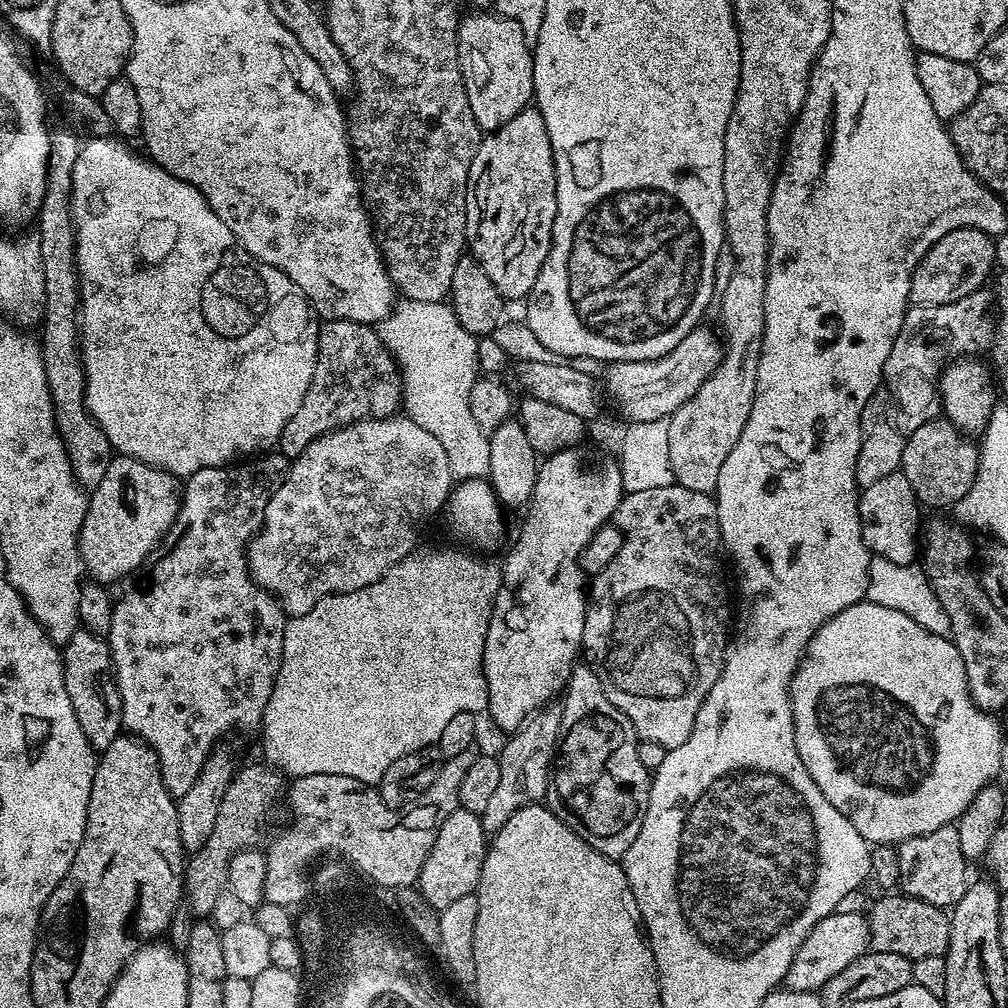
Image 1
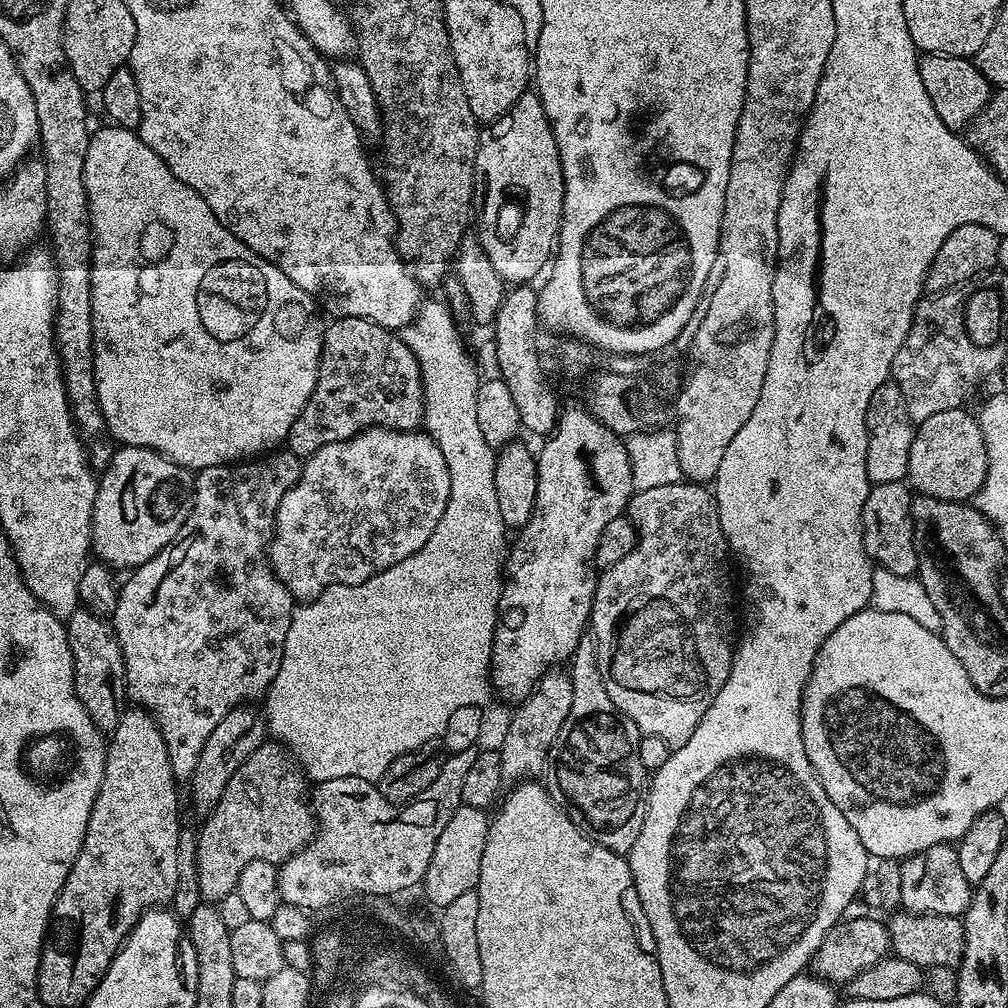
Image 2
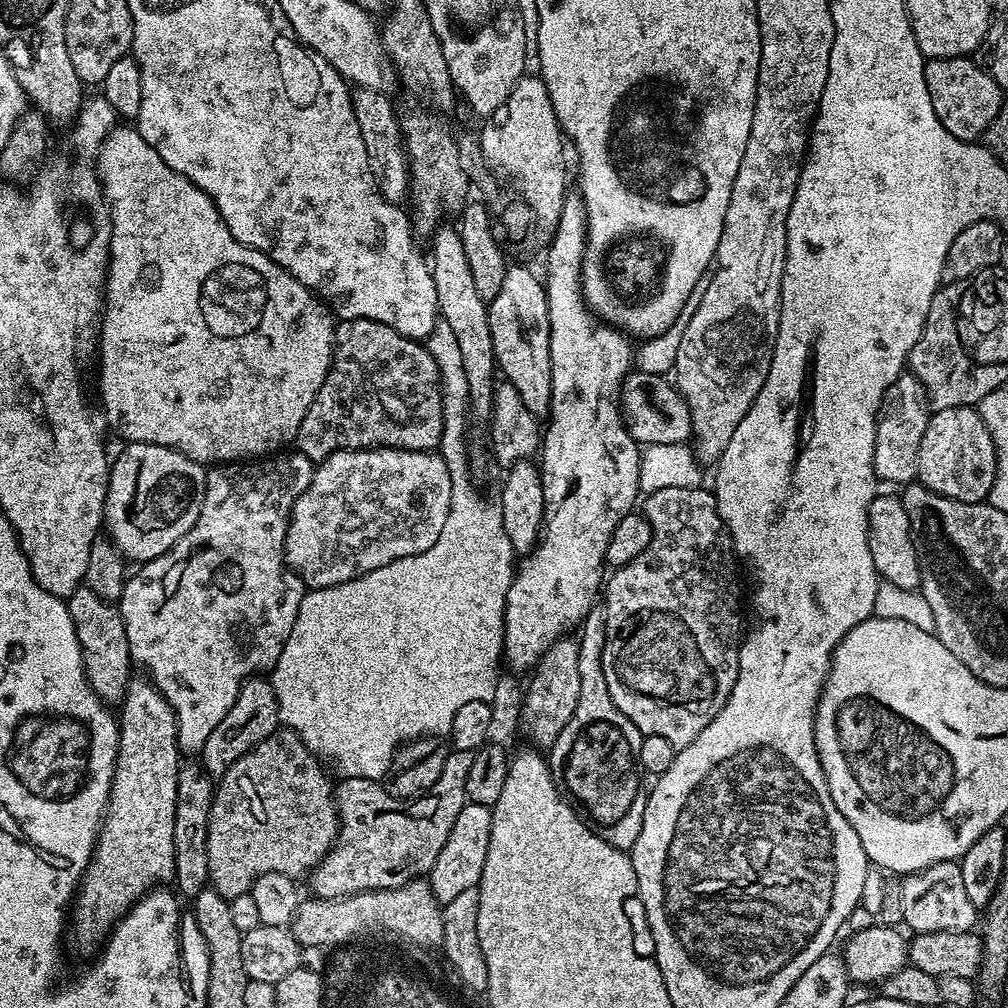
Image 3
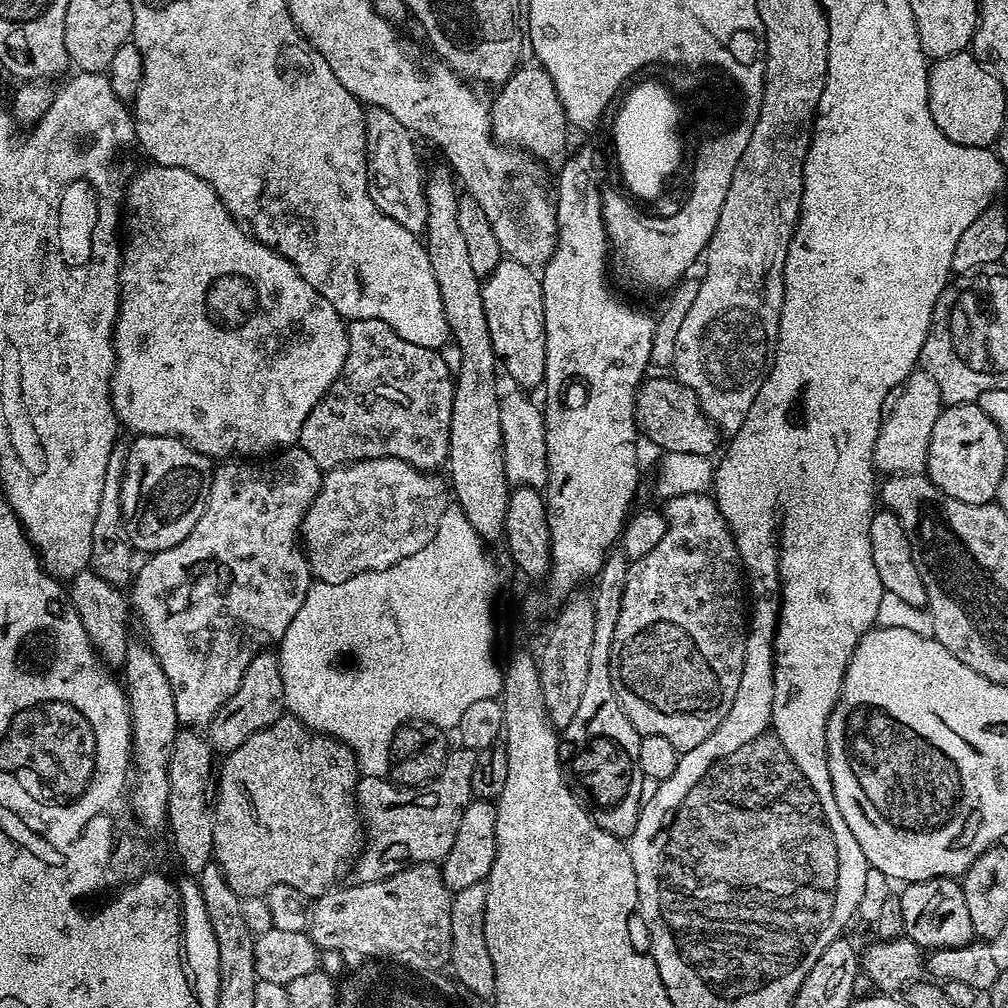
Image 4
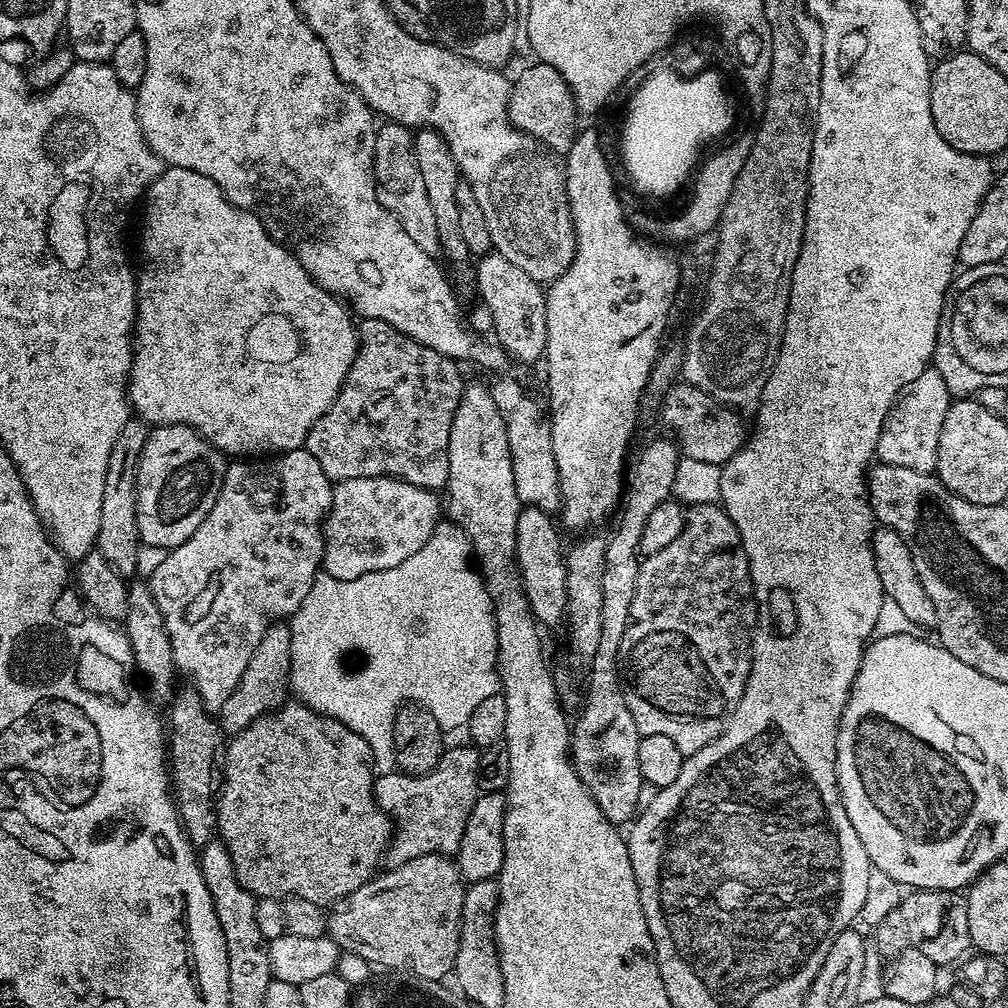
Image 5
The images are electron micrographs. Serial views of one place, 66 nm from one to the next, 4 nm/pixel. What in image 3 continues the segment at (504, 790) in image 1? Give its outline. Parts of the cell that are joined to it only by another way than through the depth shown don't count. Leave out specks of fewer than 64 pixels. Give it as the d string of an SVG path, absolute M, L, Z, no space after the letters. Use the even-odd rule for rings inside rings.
M561 638L541 654L536 663L532 681L524 692L524 709L520 712L520 724L528 735L529 745L540 750L551 749L553 742L562 734L566 722L570 722L570 714L574 714L574 706L578 706L578 646L579 639Z

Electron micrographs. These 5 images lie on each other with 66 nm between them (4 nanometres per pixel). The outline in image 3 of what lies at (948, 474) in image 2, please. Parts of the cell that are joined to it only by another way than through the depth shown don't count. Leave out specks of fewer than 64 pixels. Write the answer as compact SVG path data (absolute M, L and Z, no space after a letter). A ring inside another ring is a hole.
M972 406L937 408L928 417L922 446L918 446L916 480L934 494L967 504L983 504L992 495L996 477L996 447L986 422Z

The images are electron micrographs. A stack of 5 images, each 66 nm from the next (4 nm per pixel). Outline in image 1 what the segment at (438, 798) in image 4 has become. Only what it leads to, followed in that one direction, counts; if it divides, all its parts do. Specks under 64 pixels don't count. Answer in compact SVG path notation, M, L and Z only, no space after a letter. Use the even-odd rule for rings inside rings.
M470 747L462 754L447 757L440 767L440 800L433 804L420 802L407 810L388 807L373 785L342 774L295 777L287 785L286 800L288 796L288 808L296 821L266 848L265 901L286 909L291 909L292 904L303 905L310 896L310 880L304 877L304 871L309 871L310 858L322 851L345 856L362 875L373 880L373 885L385 890L413 887L420 879L422 866L426 866L426 854L430 854L442 822L460 807L458 786L462 786L462 778L477 755L477 749Z

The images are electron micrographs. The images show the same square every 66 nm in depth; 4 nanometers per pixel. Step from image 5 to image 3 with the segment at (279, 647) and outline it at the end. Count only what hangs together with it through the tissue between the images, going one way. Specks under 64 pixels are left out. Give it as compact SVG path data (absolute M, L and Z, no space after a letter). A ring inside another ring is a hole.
M249 678L244 681L240 688L240 697L226 710L226 718L210 730L210 738L206 738L202 753L202 767L209 776L219 778L223 776L225 770L242 754L249 752L254 745L270 738L277 728L281 727L280 715L278 714L278 698L272 689L271 679Z

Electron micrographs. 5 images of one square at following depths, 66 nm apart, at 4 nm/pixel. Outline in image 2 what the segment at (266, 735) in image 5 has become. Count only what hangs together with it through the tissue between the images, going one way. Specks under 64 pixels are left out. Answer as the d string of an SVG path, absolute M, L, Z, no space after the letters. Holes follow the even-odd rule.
M265 742L234 770L234 778L226 782L218 806L207 813L204 825L199 825L196 838L196 865L198 866L198 890L201 901L219 905L226 894L235 892L242 870L255 860L281 865L294 854L298 854L306 845L311 844L316 835L318 821L310 803L310 784L304 775L304 769L279 742Z

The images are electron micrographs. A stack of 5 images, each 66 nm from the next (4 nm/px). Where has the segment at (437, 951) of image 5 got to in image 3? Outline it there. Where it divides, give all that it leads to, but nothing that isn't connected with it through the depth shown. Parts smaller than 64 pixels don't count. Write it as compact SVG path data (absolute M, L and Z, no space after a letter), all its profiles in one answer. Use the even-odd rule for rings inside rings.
M413 878L406 881L401 888L379 888L373 892L344 896L341 900L301 899L290 931L301 948L318 946L325 950L336 950L341 946L351 945L348 943L359 936L389 932L392 936L401 936L408 944L439 949L444 942L443 917L444 909L434 898L427 879Z

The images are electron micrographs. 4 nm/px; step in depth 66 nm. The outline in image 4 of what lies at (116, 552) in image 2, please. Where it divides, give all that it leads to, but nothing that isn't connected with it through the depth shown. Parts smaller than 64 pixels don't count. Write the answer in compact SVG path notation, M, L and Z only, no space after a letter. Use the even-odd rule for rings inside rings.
M137 435L129 443L124 479L120 482L120 497L128 525L128 539L131 540L133 549L137 553L155 554L162 550L170 550L174 546L178 546L178 542L182 542L182 538L186 538L192 533L198 518L202 518L208 505L213 471L213 457L190 447L185 440L178 436Z

